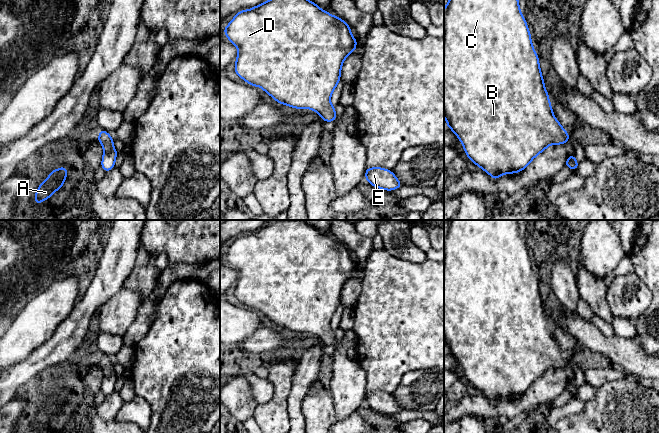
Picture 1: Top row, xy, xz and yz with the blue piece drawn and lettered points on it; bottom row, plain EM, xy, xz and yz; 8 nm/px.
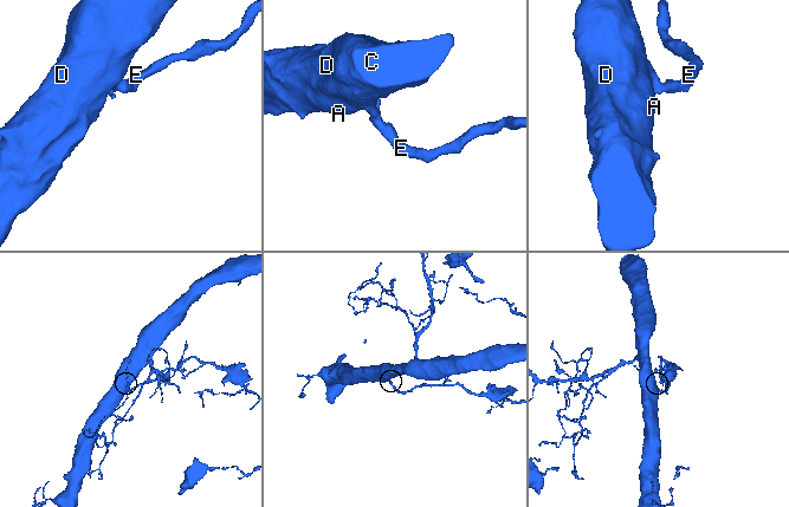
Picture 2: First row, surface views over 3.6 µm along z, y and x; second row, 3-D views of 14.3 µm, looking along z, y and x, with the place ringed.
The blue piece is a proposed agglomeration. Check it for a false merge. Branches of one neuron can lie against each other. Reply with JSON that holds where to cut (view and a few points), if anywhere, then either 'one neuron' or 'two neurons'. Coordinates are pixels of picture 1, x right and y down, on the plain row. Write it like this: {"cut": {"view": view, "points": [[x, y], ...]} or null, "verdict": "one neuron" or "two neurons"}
{"cut": null, "verdict": "one neuron"}

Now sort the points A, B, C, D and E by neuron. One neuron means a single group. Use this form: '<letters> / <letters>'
A B C D E

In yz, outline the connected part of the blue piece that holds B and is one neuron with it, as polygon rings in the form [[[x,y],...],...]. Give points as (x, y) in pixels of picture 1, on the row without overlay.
[[[451,220],[444,233],[444,341],[449,351],[461,365],[465,378],[479,392],[487,396],[495,405],[500,399],[519,397],[549,369],[565,368],[569,358],[555,342],[548,316],[545,313],[540,294],[539,281],[531,265],[527,246],[523,241],[517,220]]]

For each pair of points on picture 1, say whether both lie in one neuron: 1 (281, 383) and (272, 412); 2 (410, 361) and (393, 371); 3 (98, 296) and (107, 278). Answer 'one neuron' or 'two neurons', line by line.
1: one neuron
2: one neuron
3: one neuron

